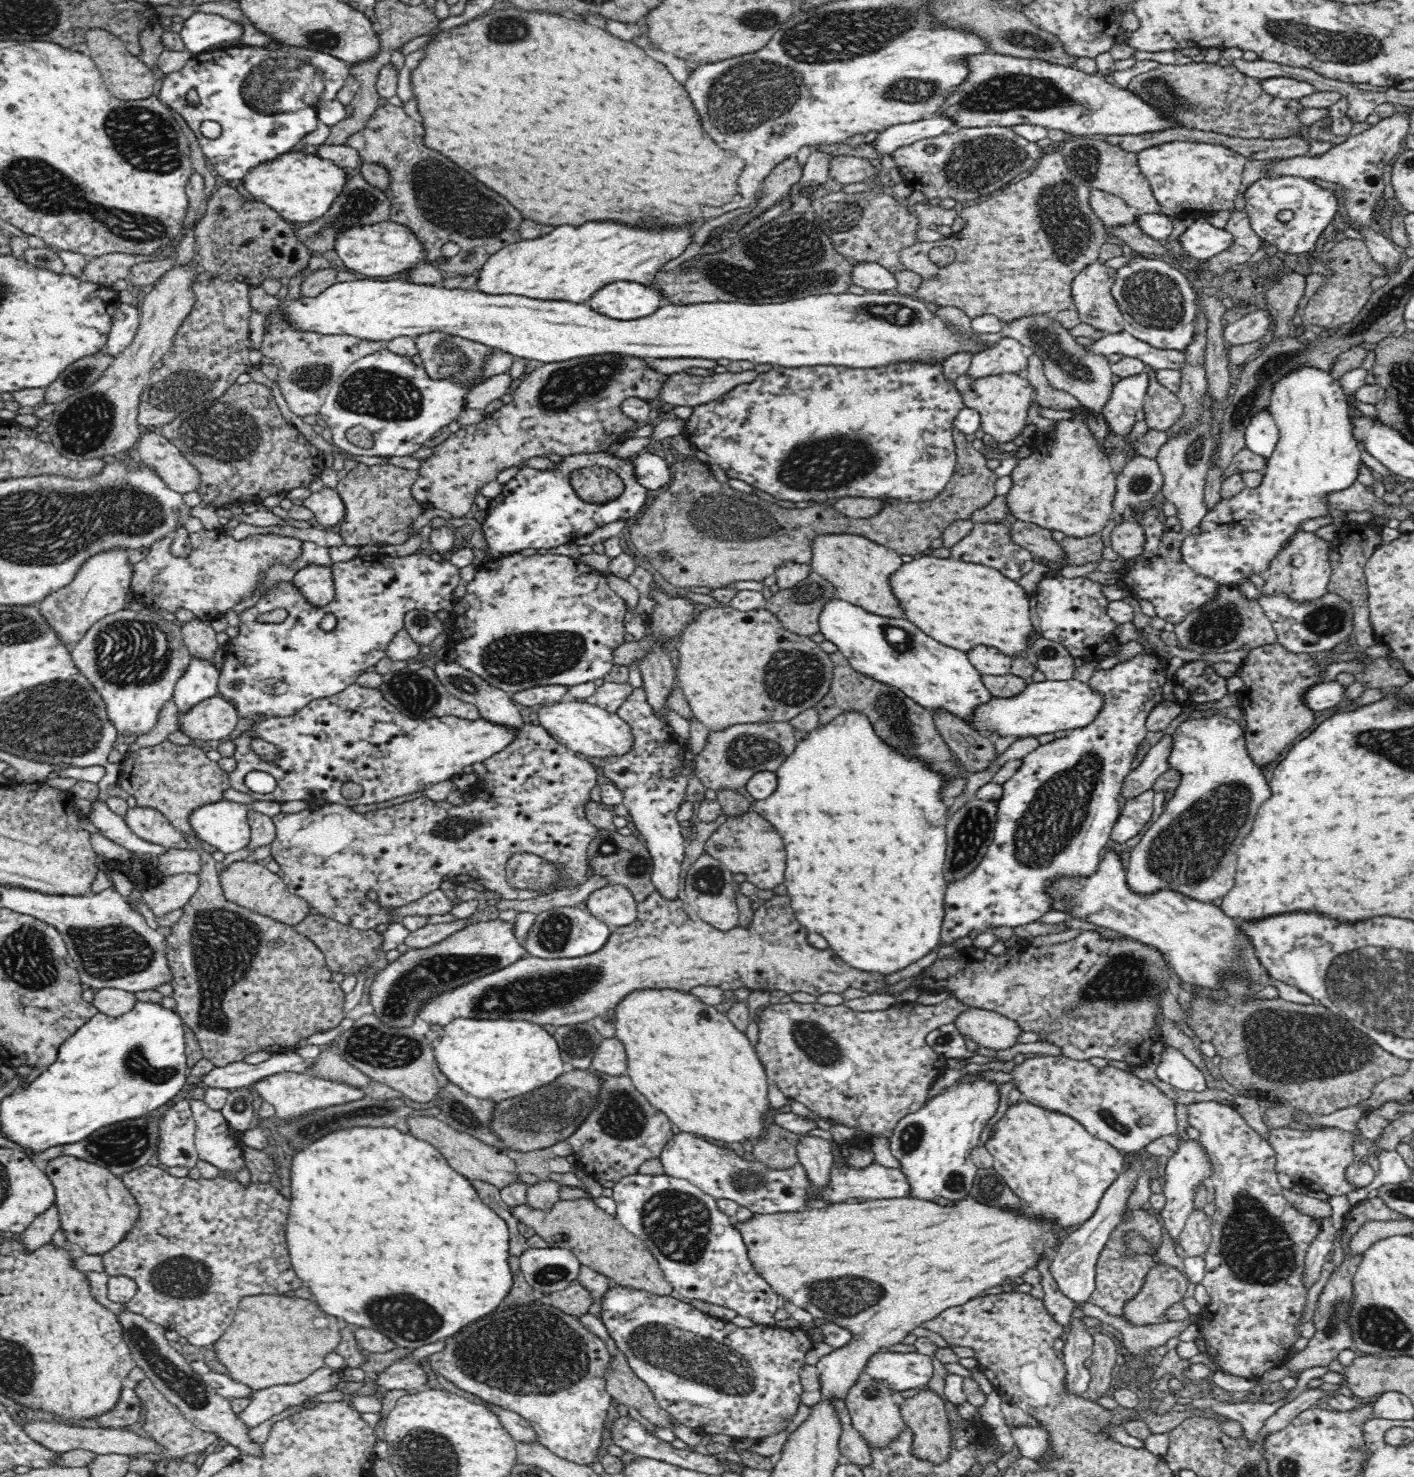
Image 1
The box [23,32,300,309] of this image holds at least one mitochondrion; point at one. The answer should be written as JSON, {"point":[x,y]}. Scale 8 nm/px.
{"point":[124,127]}

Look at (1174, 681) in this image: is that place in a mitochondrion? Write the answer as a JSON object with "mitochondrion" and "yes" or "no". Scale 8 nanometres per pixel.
{"mitochondrion":"no"}

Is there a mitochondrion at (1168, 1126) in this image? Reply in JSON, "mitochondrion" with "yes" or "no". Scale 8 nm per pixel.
{"mitochondrion":"no"}

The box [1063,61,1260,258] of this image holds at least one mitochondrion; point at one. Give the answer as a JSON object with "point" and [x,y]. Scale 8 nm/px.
{"point":[1159,89]}

